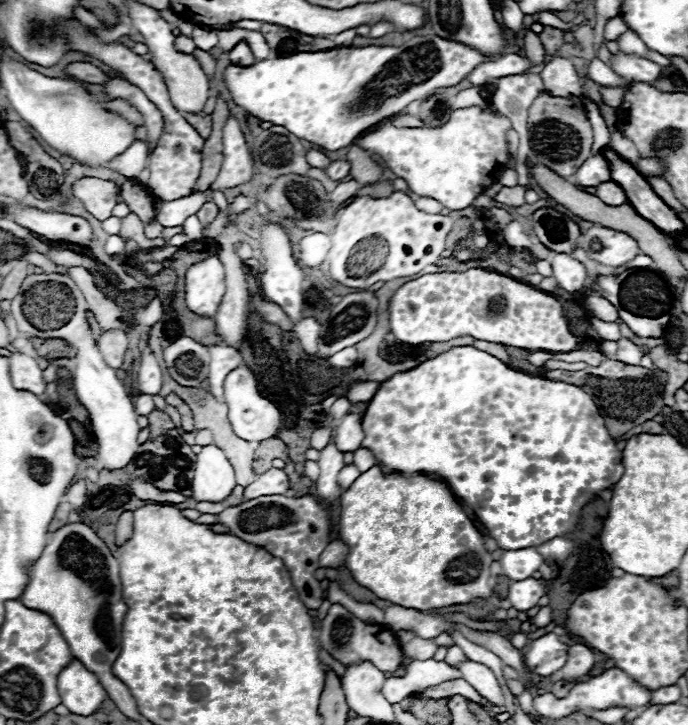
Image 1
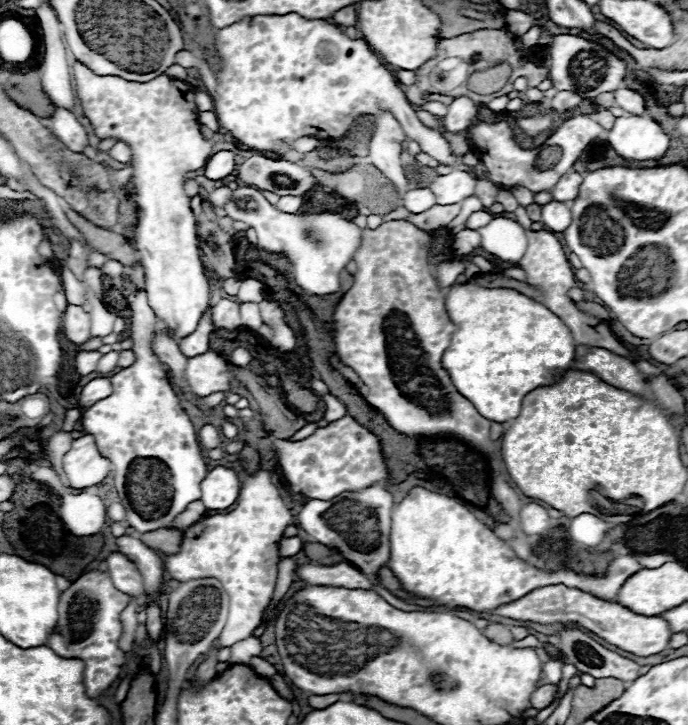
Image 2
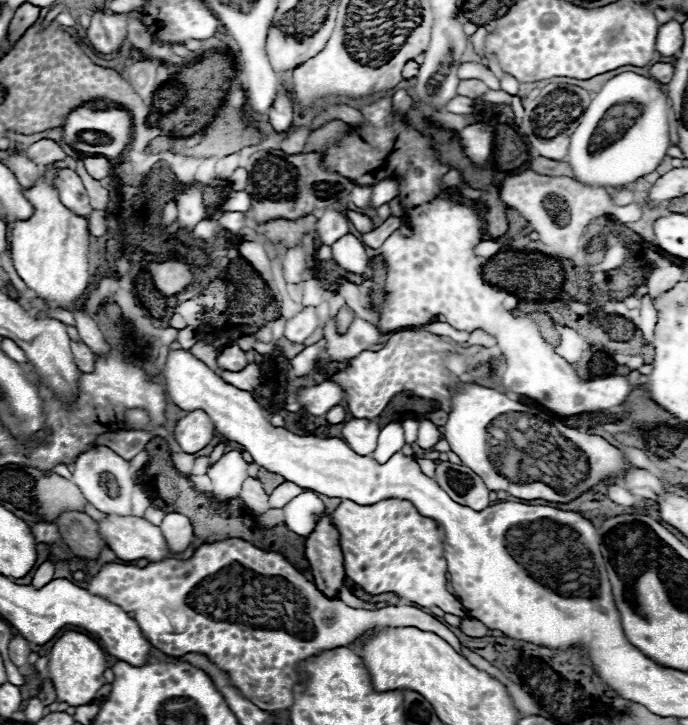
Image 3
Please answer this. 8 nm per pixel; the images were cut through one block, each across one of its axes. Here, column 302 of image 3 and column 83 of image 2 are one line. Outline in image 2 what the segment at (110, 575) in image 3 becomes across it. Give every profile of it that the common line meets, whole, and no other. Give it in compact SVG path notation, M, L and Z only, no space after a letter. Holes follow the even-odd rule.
M92 570L80 576L76 582L72 582L72 586L66 592L60 594L60 618L56 628L62 628L66 632L54 632L46 644L64 658L80 658L86 662L84 686L90 698L98 698L118 678L126 662L124 652L118 648L118 640L122 636L120 612L126 608L128 602L130 596L118 592L112 586L110 576L100 570Z

